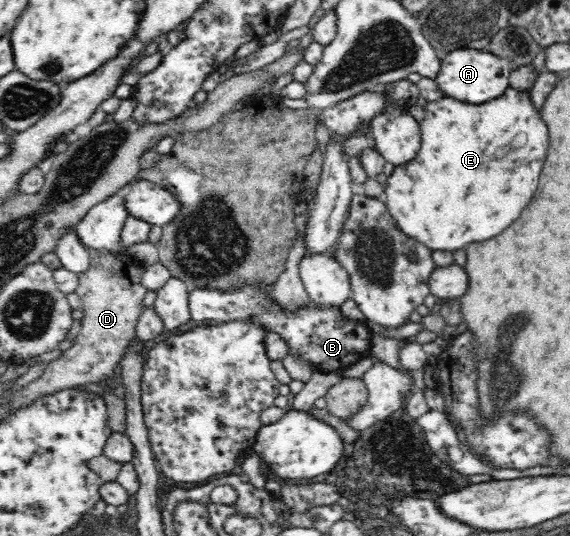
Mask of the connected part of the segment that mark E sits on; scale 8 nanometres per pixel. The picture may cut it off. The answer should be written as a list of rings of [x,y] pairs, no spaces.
[[[510,85],[504,96],[494,98],[486,102],[486,104],[466,104],[466,102],[458,102],[452,97],[445,97],[438,99],[436,102],[429,102],[425,106],[425,116],[422,124],[419,124],[421,130],[422,148],[418,150],[418,156],[414,162],[410,162],[410,166],[396,166],[395,171],[388,177],[387,185],[384,187],[384,200],[387,204],[388,210],[396,223],[398,228],[408,237],[414,238],[426,247],[435,250],[458,250],[469,245],[470,242],[484,242],[490,240],[494,236],[498,236],[500,232],[504,232],[518,216],[520,212],[528,206],[528,202],[532,200],[536,188],[538,188],[538,178],[542,174],[544,162],[546,162],[546,154],[550,148],[550,134],[548,134],[548,126],[540,116],[540,110],[534,106],[532,98],[530,98],[530,90],[525,91],[514,89]]]

